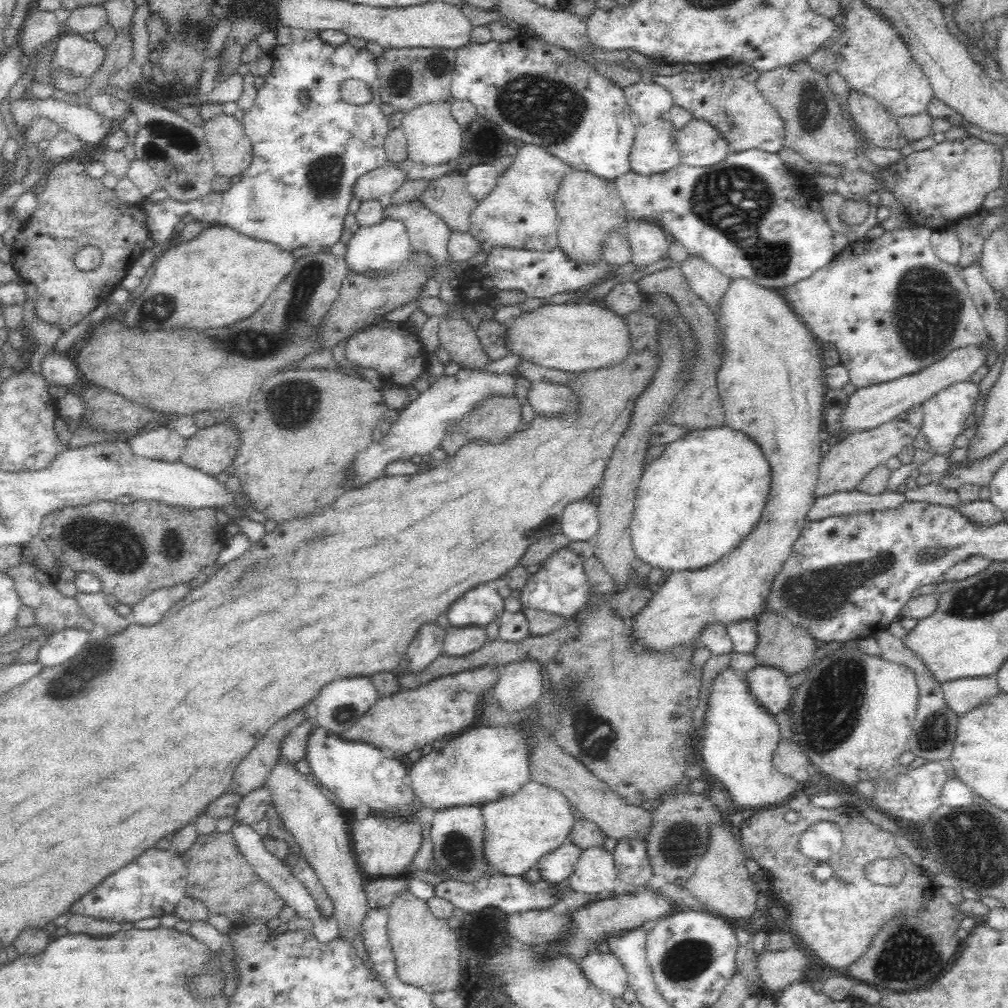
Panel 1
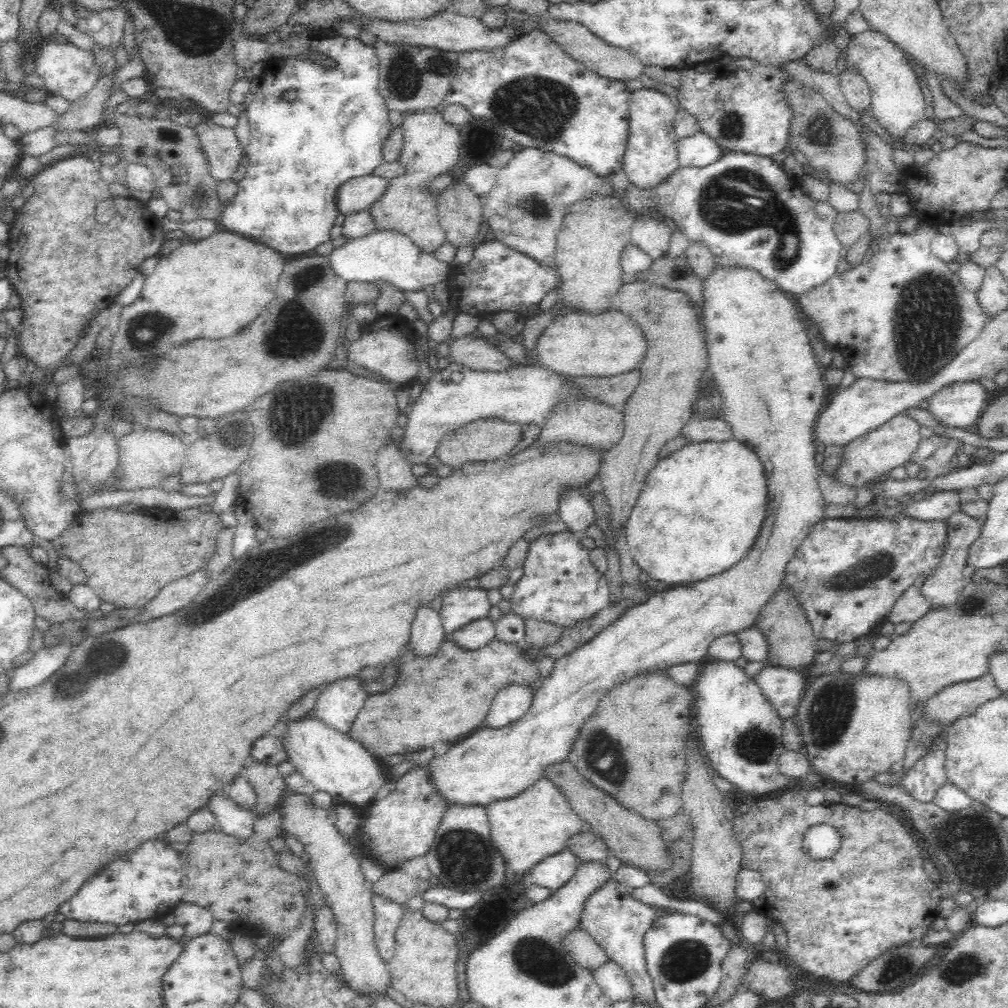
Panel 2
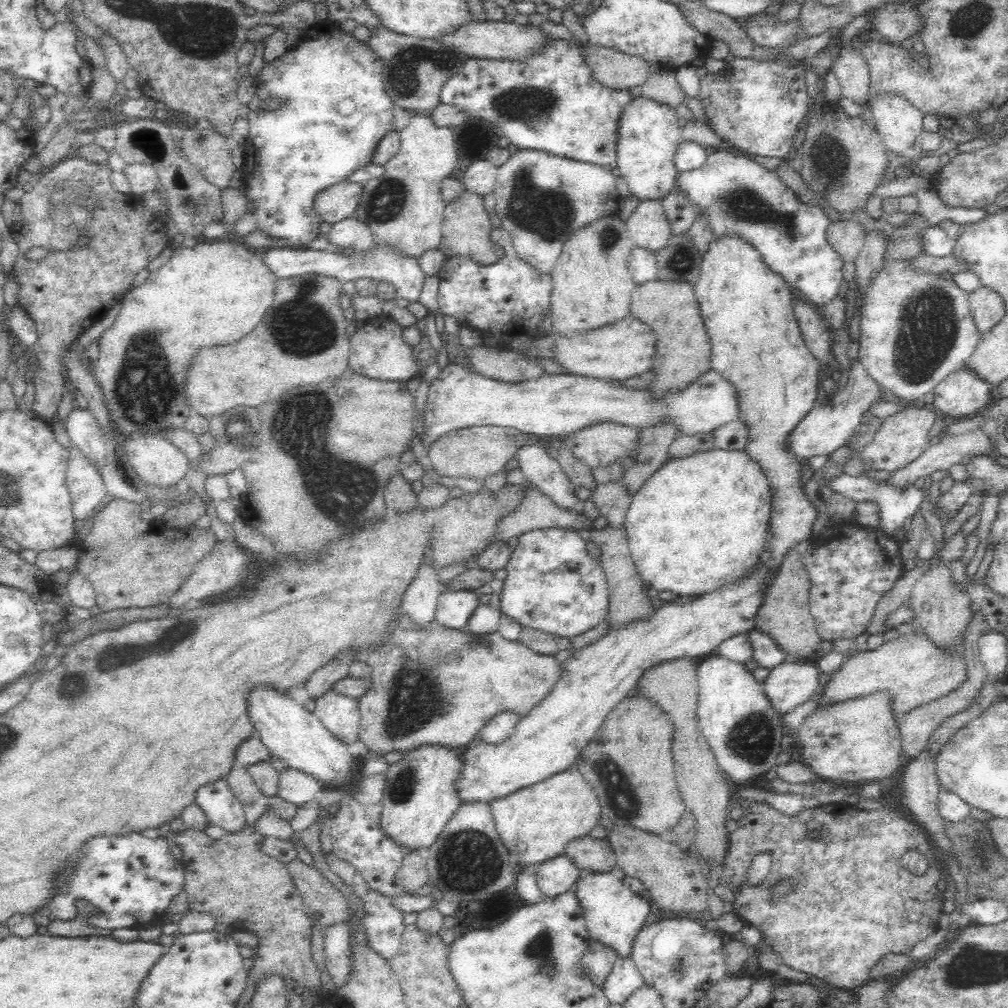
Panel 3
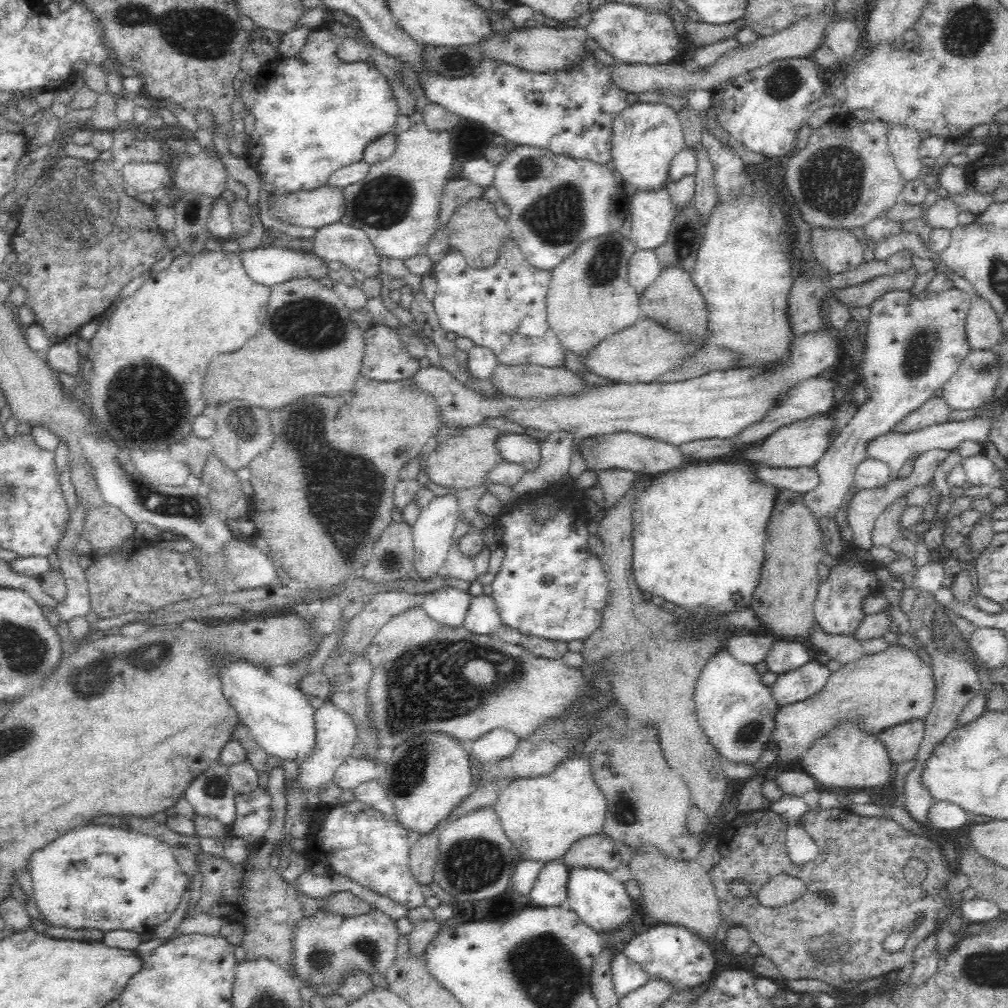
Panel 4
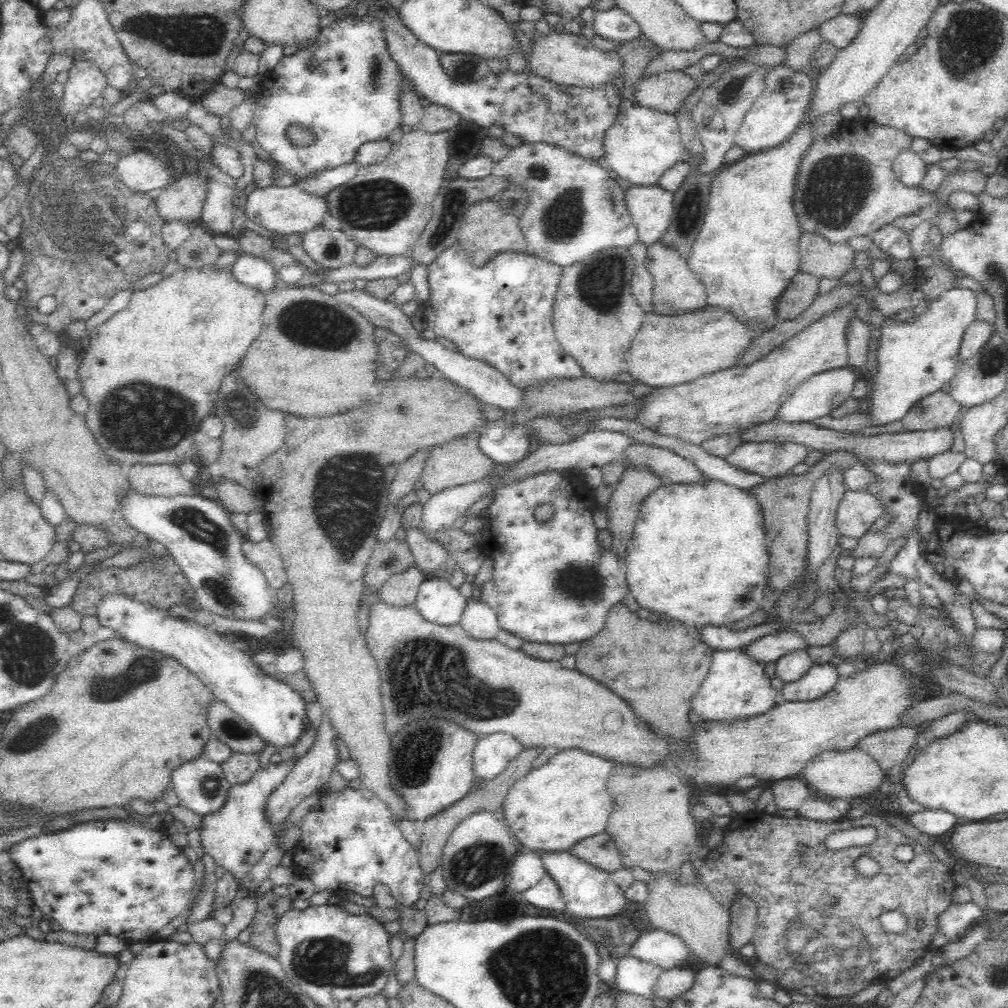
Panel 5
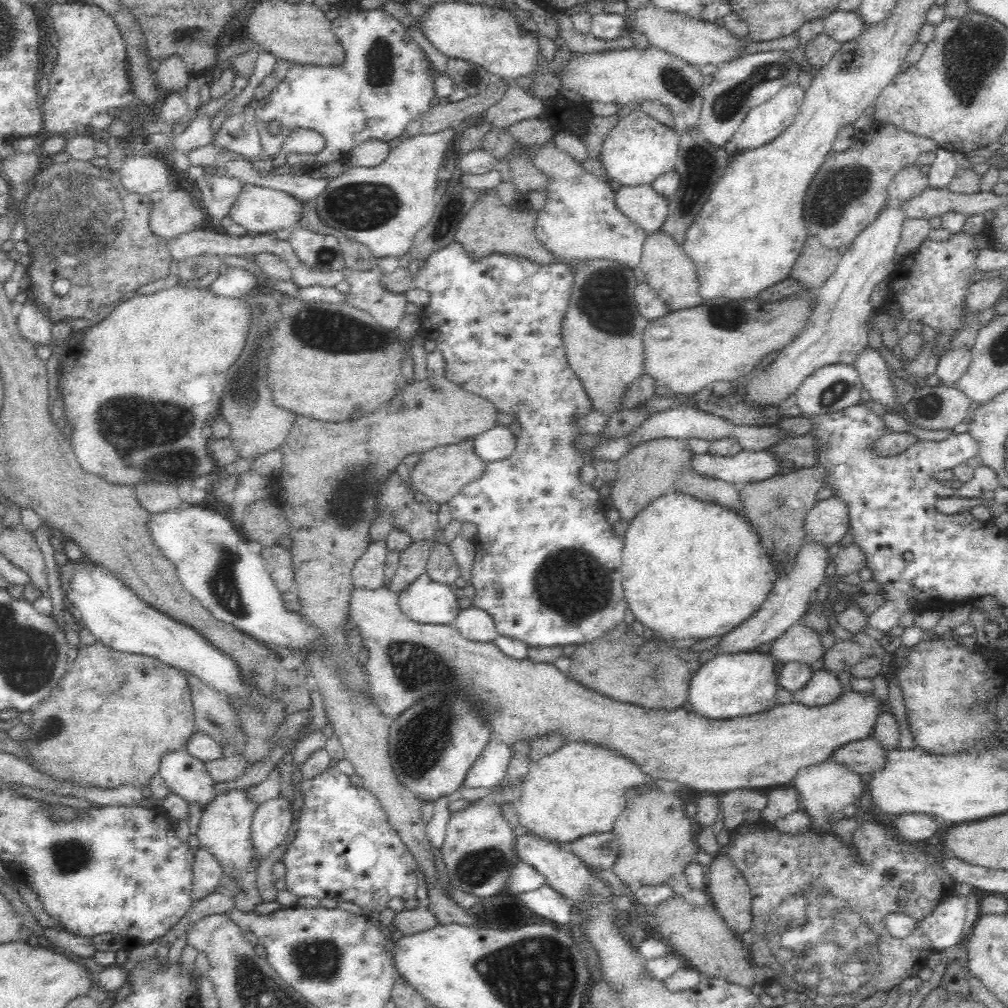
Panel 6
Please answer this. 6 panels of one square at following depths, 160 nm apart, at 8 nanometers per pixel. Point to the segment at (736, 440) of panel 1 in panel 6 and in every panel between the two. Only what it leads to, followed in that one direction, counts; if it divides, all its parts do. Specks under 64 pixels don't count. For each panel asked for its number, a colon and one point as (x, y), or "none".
2: (700, 509)
3: (699, 521)
4: (706, 518)
5: (698, 553)
6: (691, 568)

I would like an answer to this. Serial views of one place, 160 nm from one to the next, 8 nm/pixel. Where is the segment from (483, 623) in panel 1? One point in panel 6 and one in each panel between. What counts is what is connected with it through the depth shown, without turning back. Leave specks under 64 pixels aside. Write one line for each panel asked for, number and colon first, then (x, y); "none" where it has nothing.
2: (461, 606)
3: (454, 608)
4: (448, 605)
5: (439, 602)
6: (428, 602)

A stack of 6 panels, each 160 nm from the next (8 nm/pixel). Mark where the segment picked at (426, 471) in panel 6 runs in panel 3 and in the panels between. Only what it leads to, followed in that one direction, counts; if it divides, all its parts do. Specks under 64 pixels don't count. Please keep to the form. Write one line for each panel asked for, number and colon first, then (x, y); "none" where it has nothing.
3: (481, 451)
4: (464, 459)
5: (460, 460)

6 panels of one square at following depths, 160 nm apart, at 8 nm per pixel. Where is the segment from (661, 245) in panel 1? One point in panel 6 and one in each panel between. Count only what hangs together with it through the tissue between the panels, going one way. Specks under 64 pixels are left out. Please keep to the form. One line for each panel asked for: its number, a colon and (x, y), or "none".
2: (652, 235)
3: (648, 226)
4: (653, 213)
5: (651, 207)
6: (642, 204)

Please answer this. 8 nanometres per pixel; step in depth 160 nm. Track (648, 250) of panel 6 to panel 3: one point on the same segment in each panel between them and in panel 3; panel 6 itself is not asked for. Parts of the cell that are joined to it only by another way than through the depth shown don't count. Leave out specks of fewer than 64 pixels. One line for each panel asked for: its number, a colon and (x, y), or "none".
3: (683, 353)
4: (672, 300)
5: (676, 291)

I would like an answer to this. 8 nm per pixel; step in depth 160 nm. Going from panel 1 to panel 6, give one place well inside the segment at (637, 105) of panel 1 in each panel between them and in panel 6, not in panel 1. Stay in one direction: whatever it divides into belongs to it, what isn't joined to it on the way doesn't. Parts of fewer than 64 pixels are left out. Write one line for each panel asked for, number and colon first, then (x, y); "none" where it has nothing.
2: (651, 155)
3: (649, 134)
4: (646, 136)
5: (643, 142)
6: (639, 148)

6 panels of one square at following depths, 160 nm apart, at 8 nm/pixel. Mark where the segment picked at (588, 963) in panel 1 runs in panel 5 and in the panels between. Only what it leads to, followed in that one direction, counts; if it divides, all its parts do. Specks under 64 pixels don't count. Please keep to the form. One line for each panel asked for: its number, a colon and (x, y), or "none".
2: (610, 977)
3: (624, 978)
4: (627, 976)
5: (633, 976)

